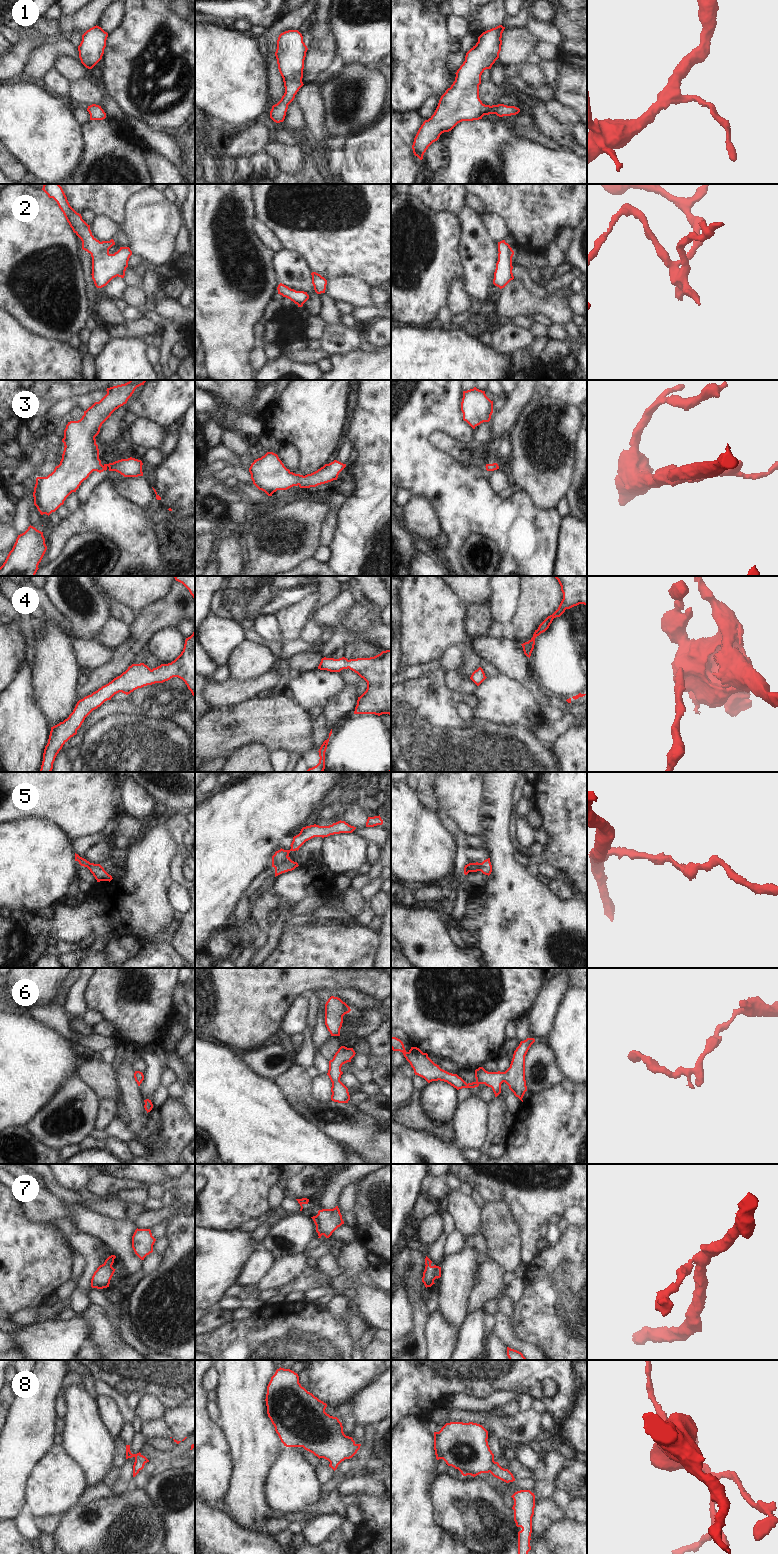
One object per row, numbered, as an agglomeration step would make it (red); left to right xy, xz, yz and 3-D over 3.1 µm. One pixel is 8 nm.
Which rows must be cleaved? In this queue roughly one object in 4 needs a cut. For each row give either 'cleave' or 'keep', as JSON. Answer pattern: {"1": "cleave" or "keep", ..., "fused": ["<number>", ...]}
{"1": "keep", "2": "keep", "3": "keep", "4": "keep", "5": "keep", "6": "keep", "7": "keep", "8": "keep", "fused": []}

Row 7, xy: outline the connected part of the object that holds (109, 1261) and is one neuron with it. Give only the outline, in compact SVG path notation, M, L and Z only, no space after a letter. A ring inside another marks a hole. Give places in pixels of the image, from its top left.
M115 1255L109 1256L105 1262L97 1268L91 1279L92 1288L103 1289L109 1287L110 1280L116 1270L112 1267L115 1258Z

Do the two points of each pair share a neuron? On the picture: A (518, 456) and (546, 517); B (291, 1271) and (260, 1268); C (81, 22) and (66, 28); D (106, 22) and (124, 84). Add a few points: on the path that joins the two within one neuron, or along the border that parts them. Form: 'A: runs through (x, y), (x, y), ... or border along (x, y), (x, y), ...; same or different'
A: border along (525, 492), (535, 506), (544, 509), (556, 509); different
B: border along (275, 1259), (268, 1271), (253, 1284); different
C: runs through (77, 24), (70, 25); same
D: border along (123, 13), (121, 22), (108, 34); different

